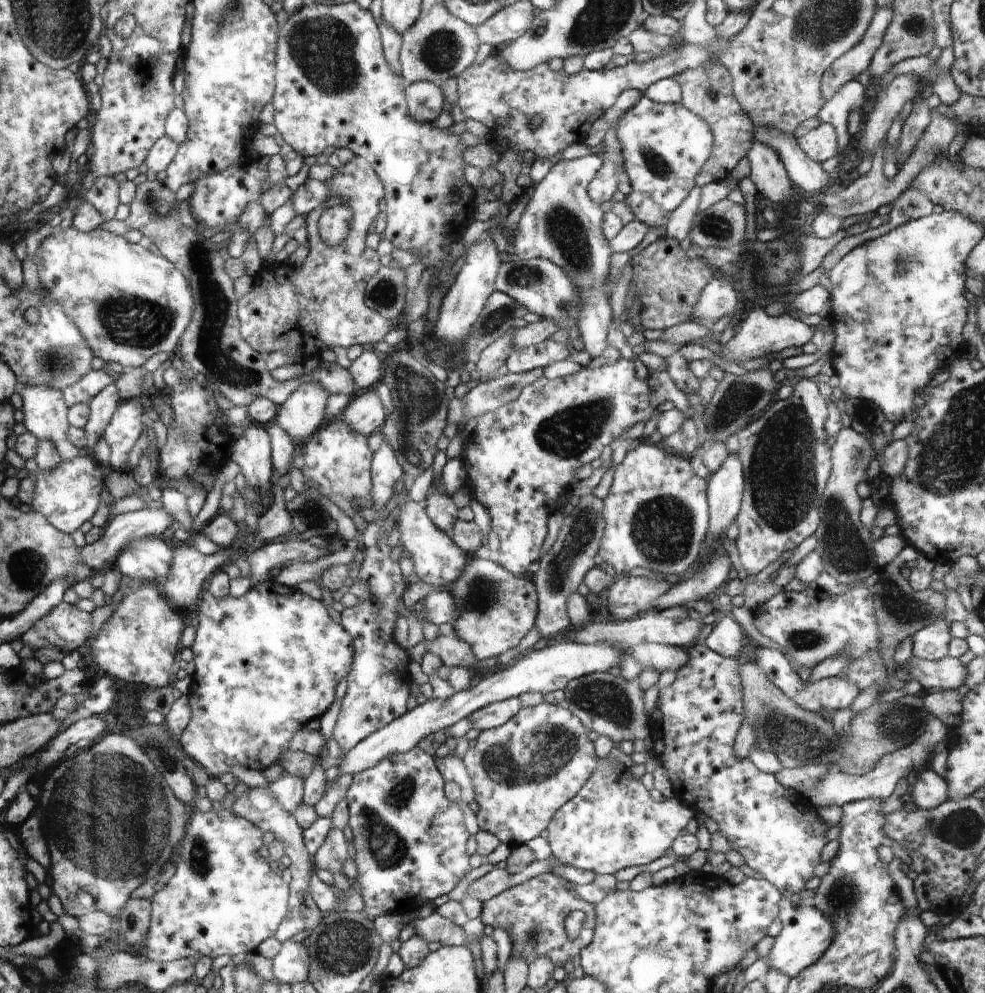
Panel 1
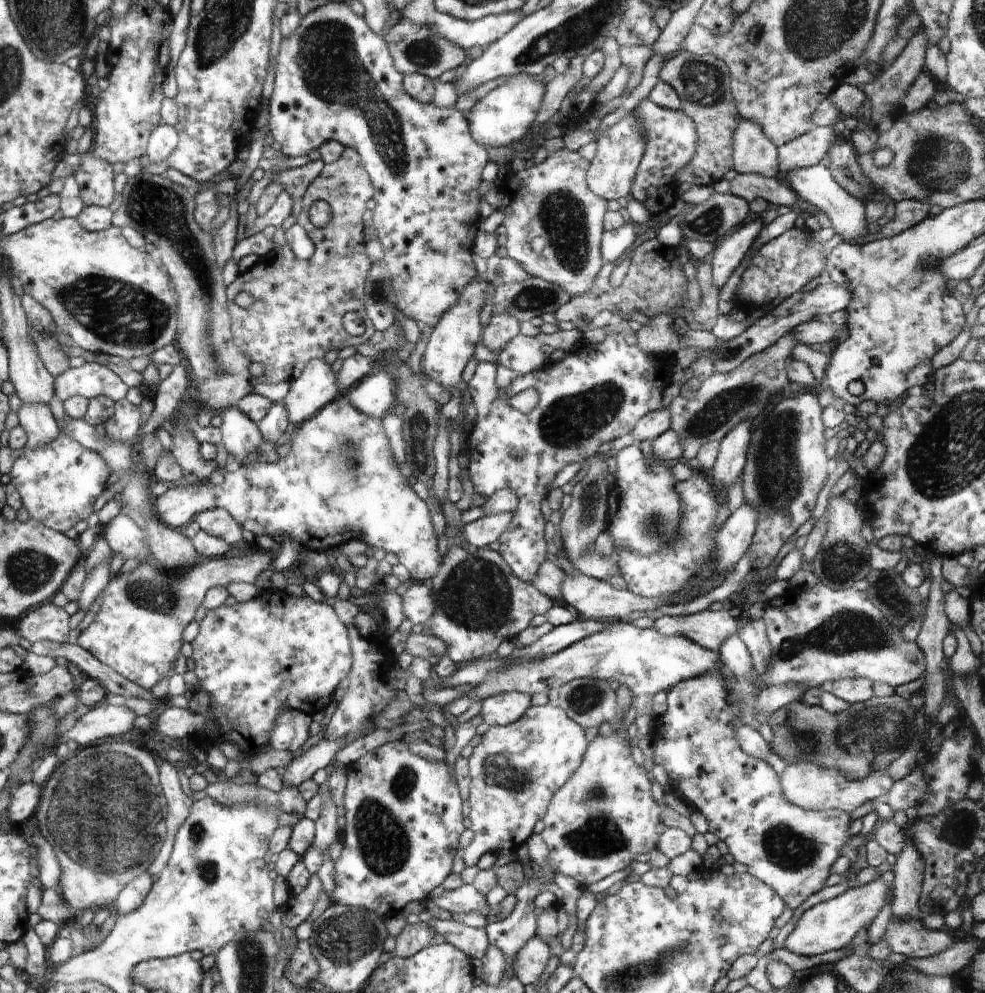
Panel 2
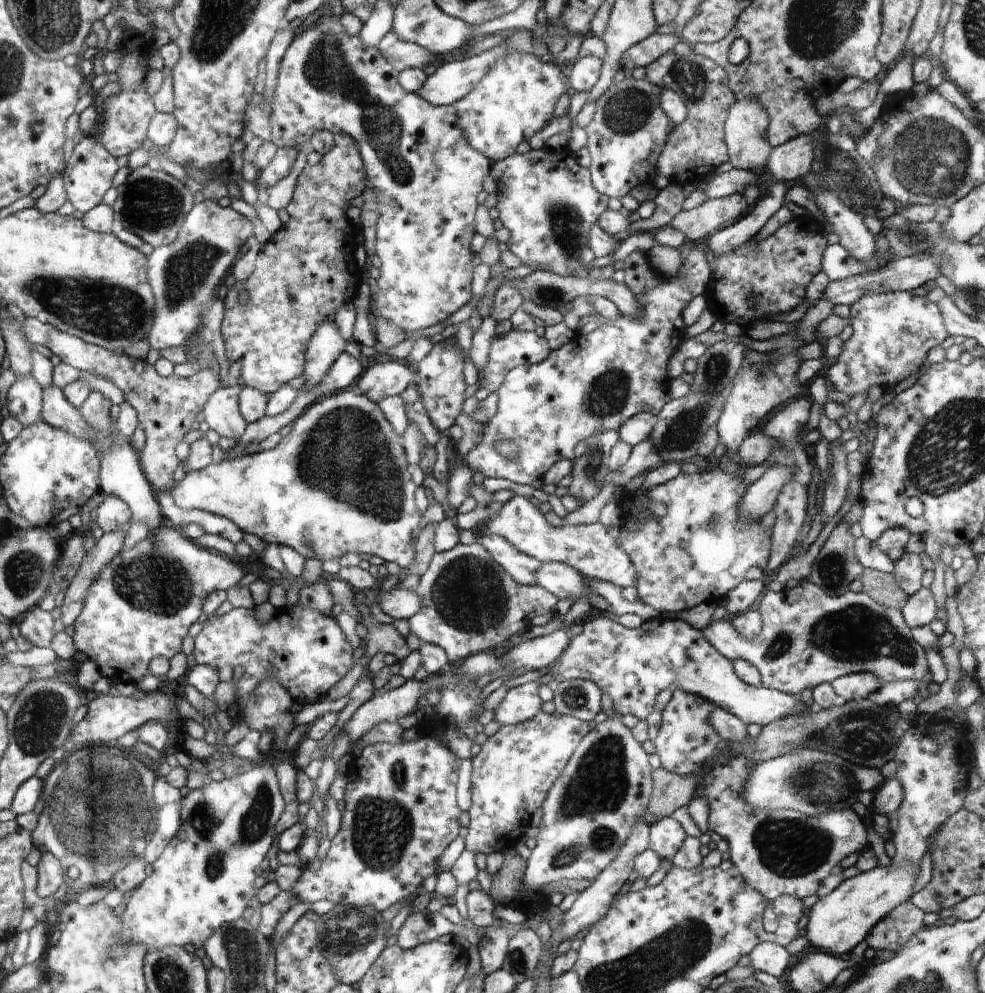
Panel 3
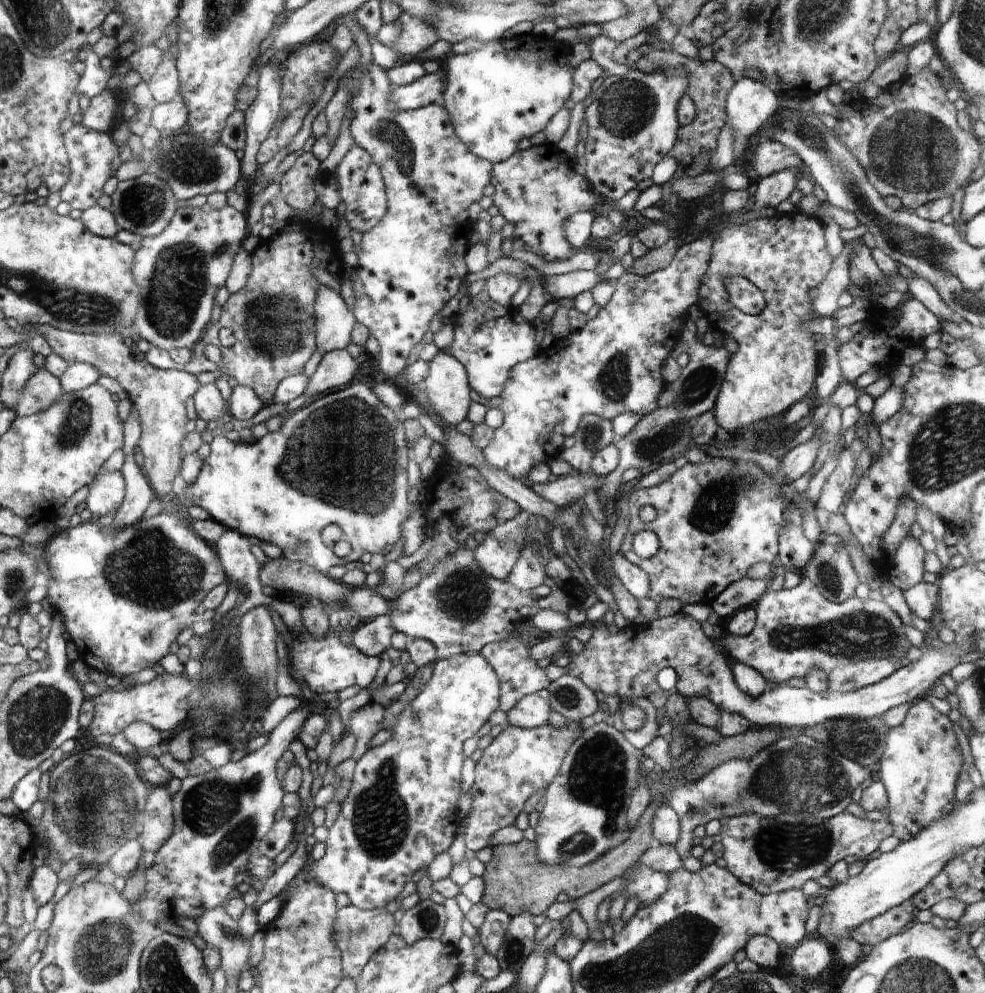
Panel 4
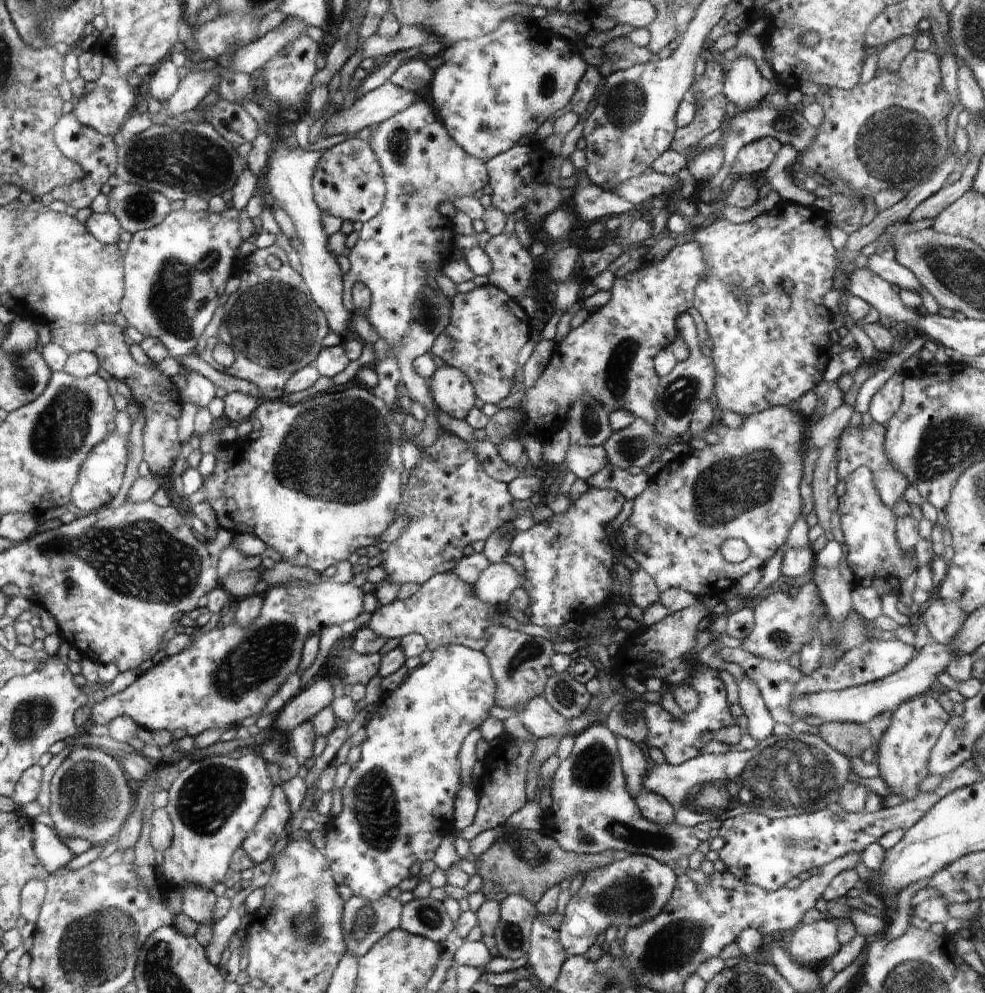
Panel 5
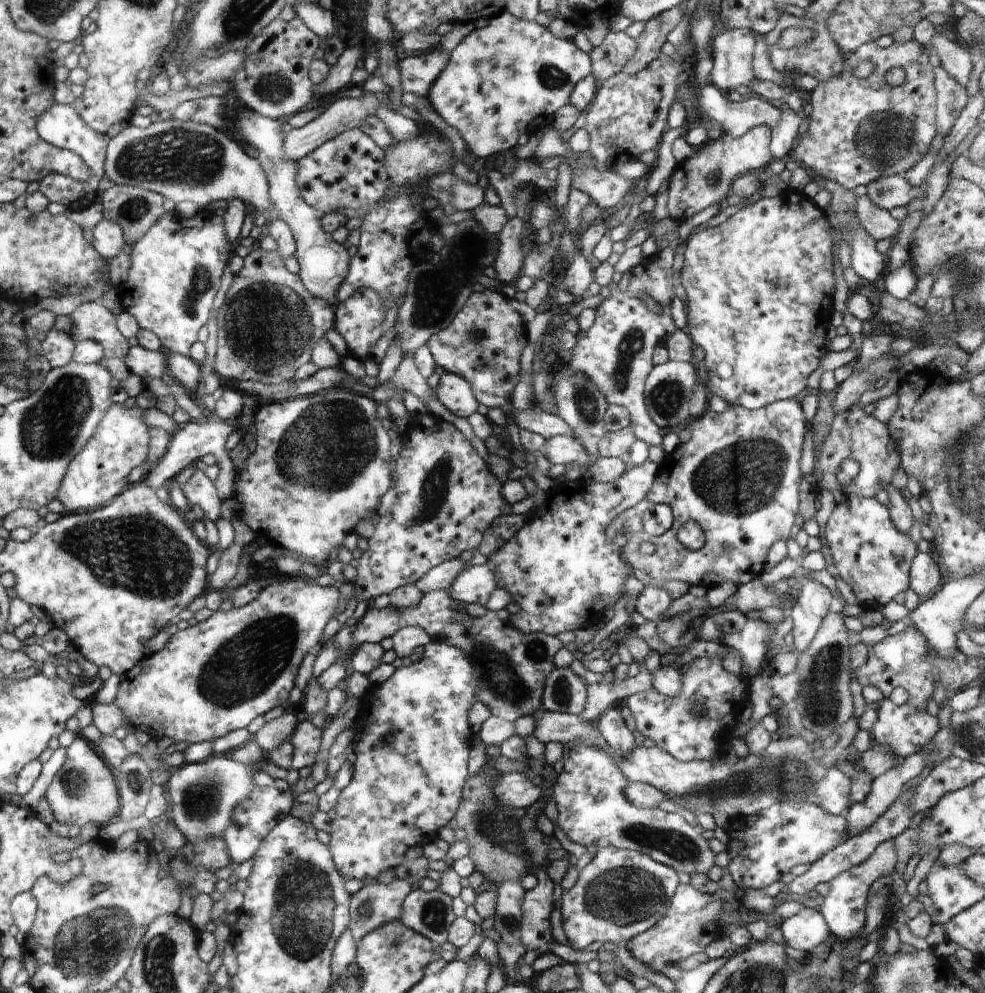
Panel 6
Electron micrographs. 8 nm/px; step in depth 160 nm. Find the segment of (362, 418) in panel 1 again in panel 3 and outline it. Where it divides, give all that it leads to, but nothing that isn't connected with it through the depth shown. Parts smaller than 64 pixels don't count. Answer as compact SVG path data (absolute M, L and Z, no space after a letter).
M390 360L384 364L366 367L352 389L378 403L378 400L384 396L402 394L409 385L413 384L413 376L413 371L408 366Z

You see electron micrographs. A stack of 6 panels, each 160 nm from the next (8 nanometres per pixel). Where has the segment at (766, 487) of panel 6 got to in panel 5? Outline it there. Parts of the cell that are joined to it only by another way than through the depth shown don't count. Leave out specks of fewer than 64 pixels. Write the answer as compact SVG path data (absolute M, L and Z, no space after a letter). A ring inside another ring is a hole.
M774 406L764 410L763 412L758 412L757 414L750 414L744 418L742 426L740 428L729 428L723 423L714 422L710 427L710 431L717 434L719 440L716 444L707 444L701 450L692 449L685 455L678 455L674 460L665 464L661 472L658 472L657 476L654 476L651 480L646 479L645 485L642 487L642 491L635 498L634 510L632 514L626 519L626 522L622 524L621 535L624 538L624 548L621 550L623 553L632 557L640 567L644 570L658 586L660 593L664 590L669 590L670 588L682 588L686 592L690 592L694 597L696 596L718 596L722 599L725 591L729 591L744 575L748 574L751 570L759 567L764 567L770 558L774 556L774 552L778 548L786 545L788 541L788 534L791 528L794 526L794 522L798 520L803 508L803 503L801 500L801 494L799 492L799 484L803 476L803 461L805 460L805 453L807 450L806 440L807 432L804 428L804 420L800 422L799 412L794 408L794 406ZM646 537L650 548L646 550L646 553L641 553L640 548L638 548L638 538ZM728 538L738 538L742 540L748 549L750 550L750 556L746 558L743 562L733 564L726 562L722 552L720 552L720 546L722 542Z

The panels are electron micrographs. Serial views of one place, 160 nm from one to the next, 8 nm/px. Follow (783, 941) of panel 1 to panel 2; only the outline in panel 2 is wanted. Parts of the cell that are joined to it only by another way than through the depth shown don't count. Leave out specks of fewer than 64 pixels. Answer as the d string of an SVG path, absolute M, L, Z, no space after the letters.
M881 878L852 887L843 894L812 906L796 920L792 932L784 941L783 948L798 956L818 956L829 950L844 948L858 932L868 929L872 921L886 904L891 894Z

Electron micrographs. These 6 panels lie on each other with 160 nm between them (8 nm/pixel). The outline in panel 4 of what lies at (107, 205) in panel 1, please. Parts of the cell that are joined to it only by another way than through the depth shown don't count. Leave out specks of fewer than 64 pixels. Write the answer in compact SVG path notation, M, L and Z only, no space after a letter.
M77 119L74 125L66 131L65 146L70 158L70 179L63 191L59 193L61 201L65 201L72 209L86 211L98 203L103 195L102 188L106 180L115 176L123 163L119 155L119 147L114 144L108 133L88 130Z

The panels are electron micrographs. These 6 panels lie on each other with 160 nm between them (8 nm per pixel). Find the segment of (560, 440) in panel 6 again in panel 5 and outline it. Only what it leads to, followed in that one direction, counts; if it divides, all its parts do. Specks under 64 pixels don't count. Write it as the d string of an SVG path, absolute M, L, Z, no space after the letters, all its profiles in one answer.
M569 442L564 464L578 479L588 479L599 472L607 463L607 455L603 446L576 446L576 444Z

